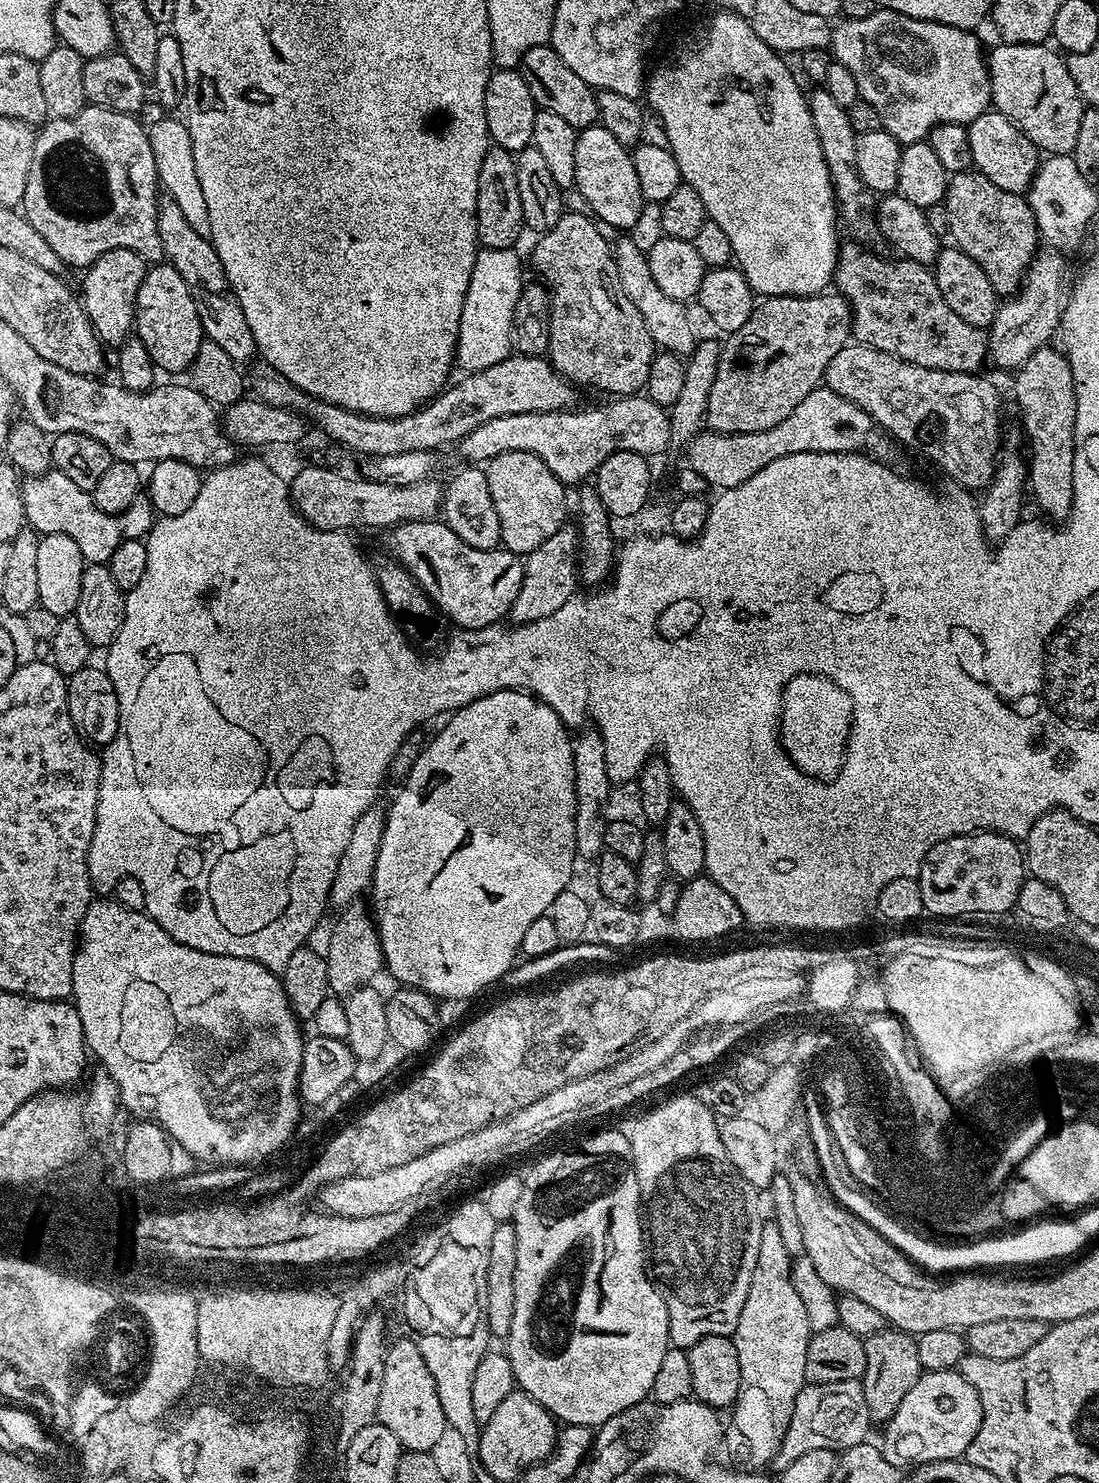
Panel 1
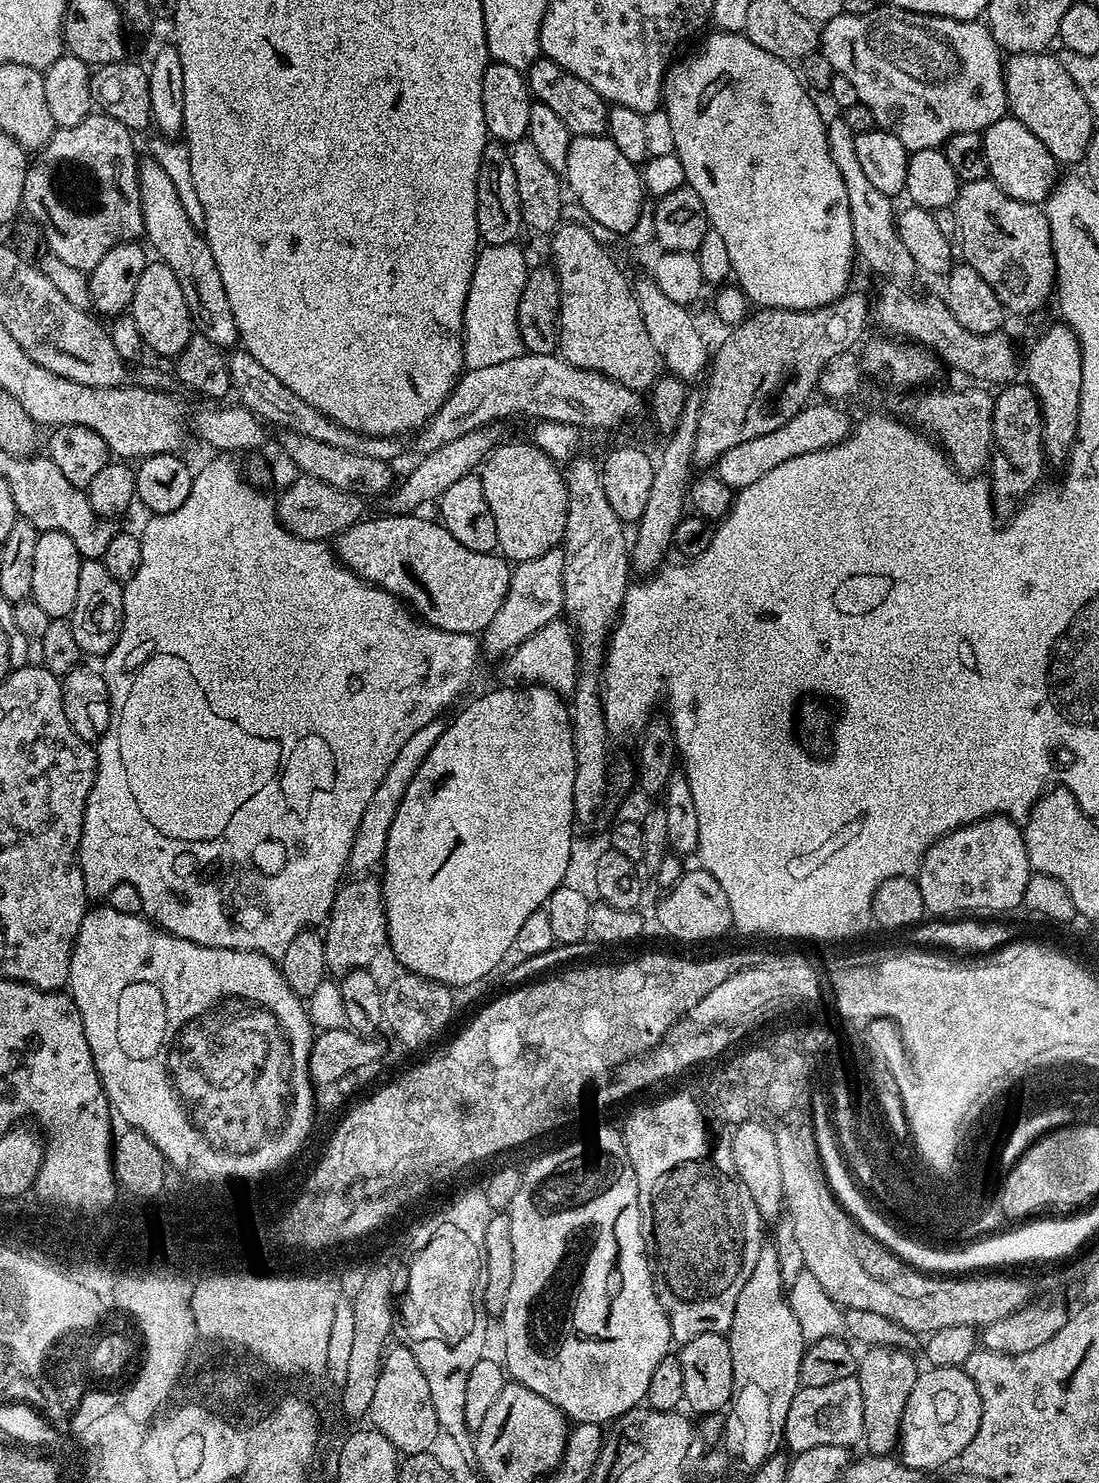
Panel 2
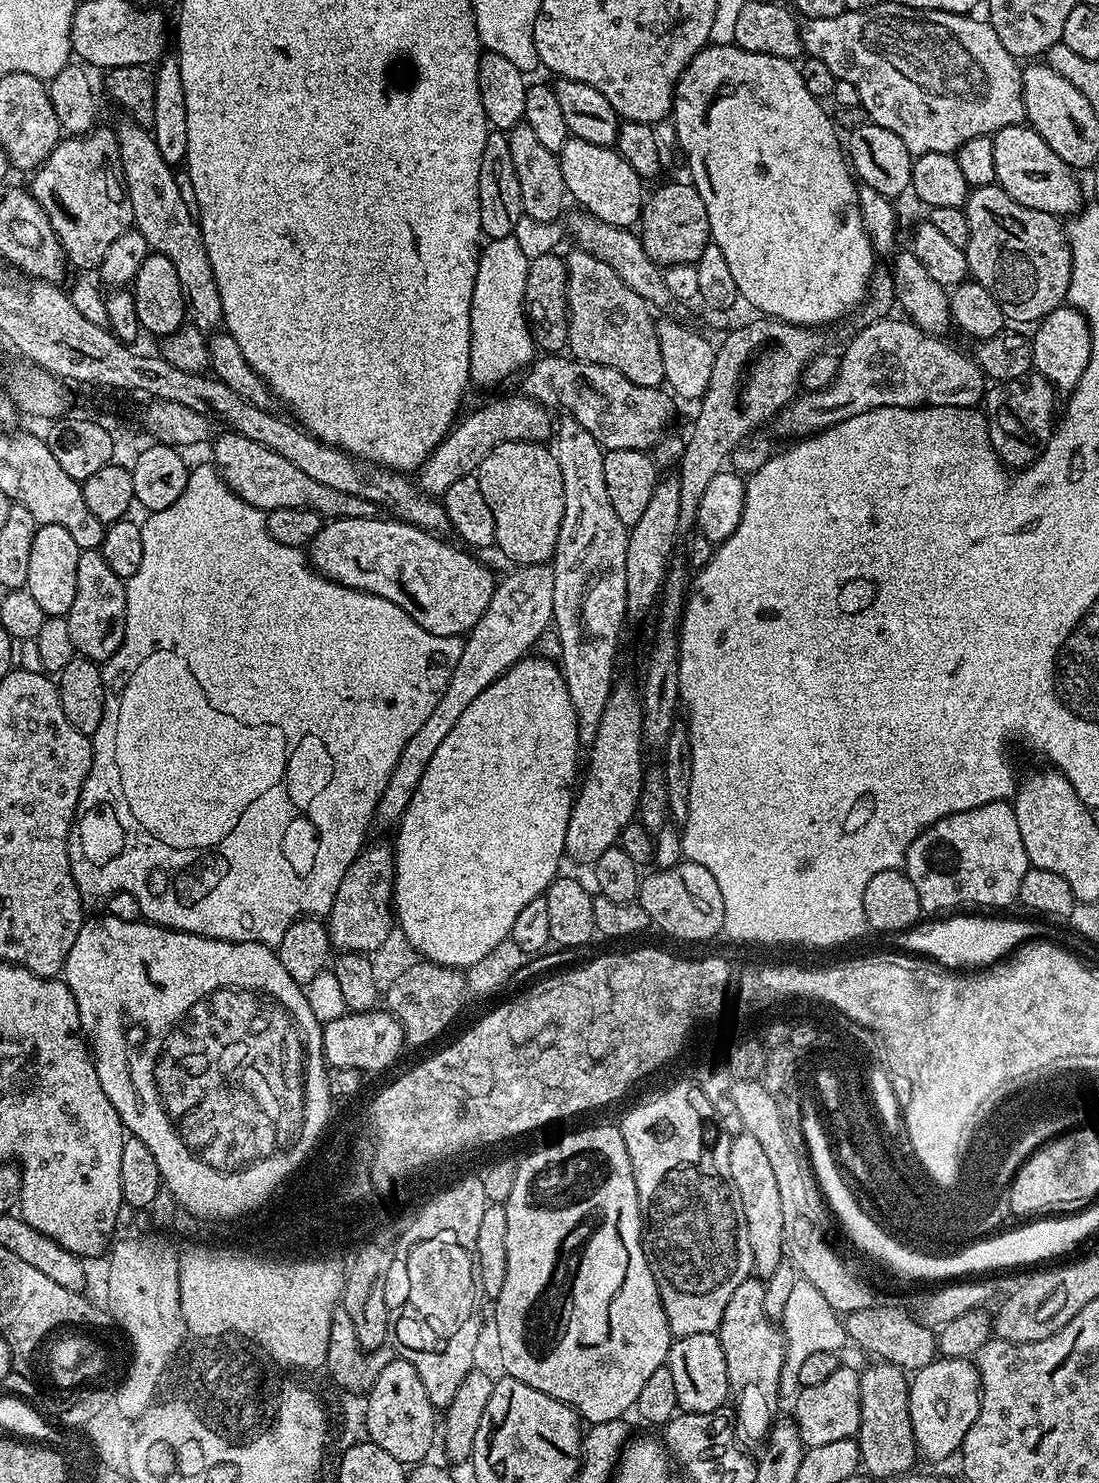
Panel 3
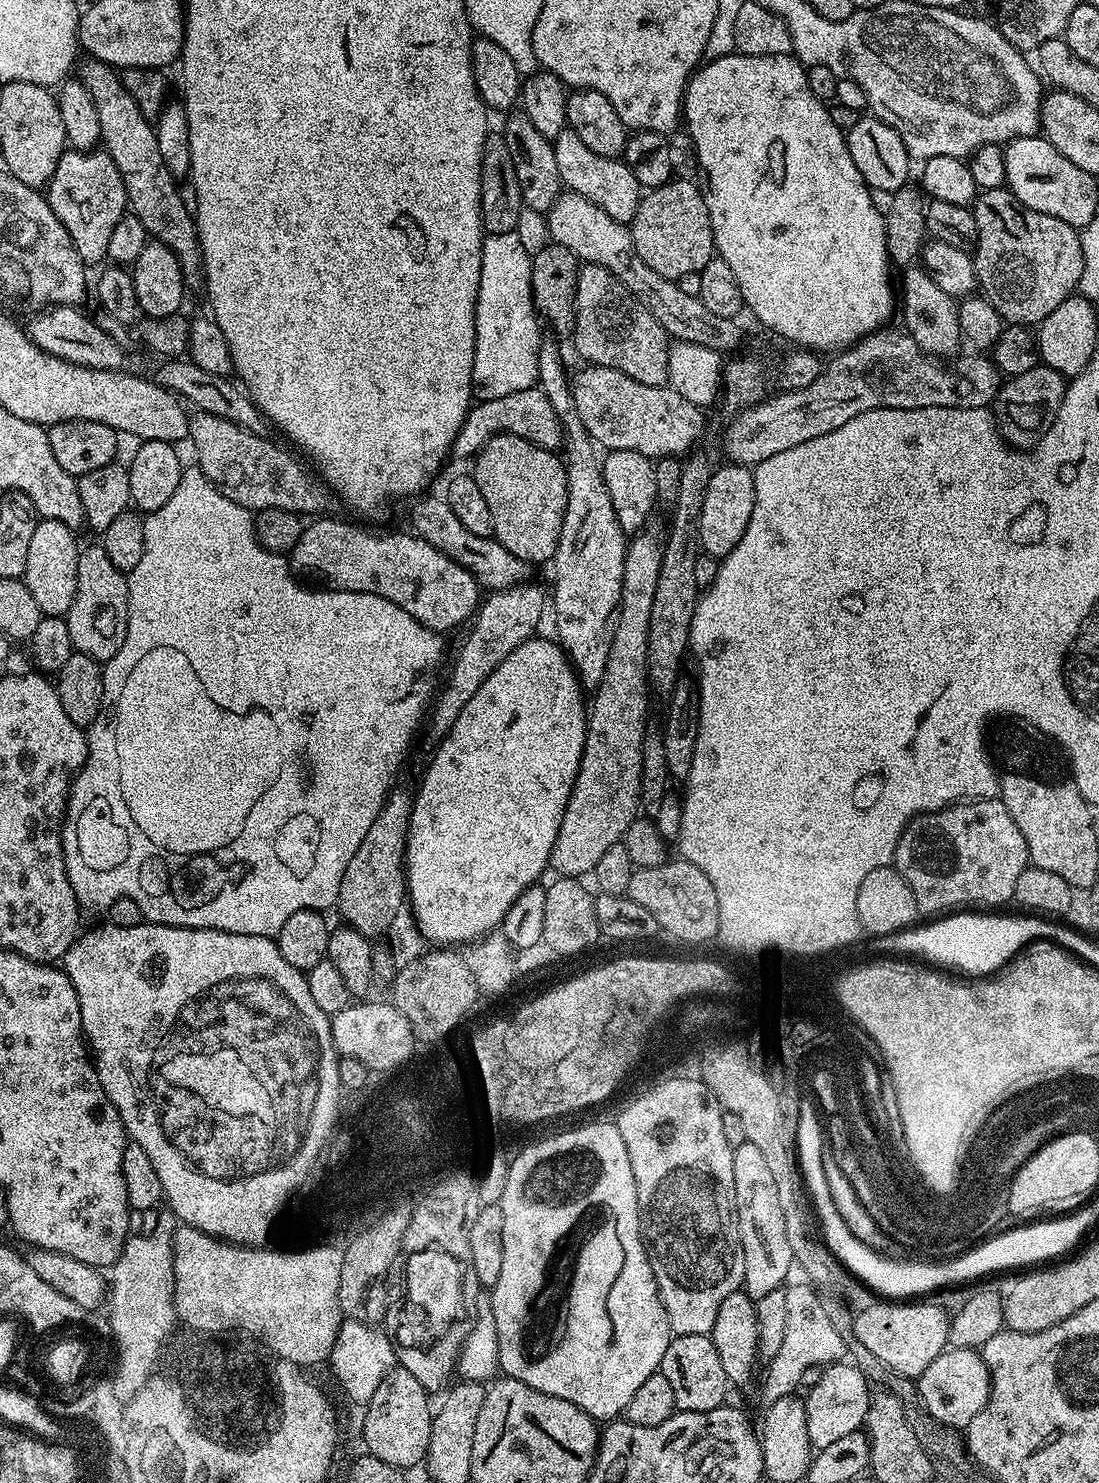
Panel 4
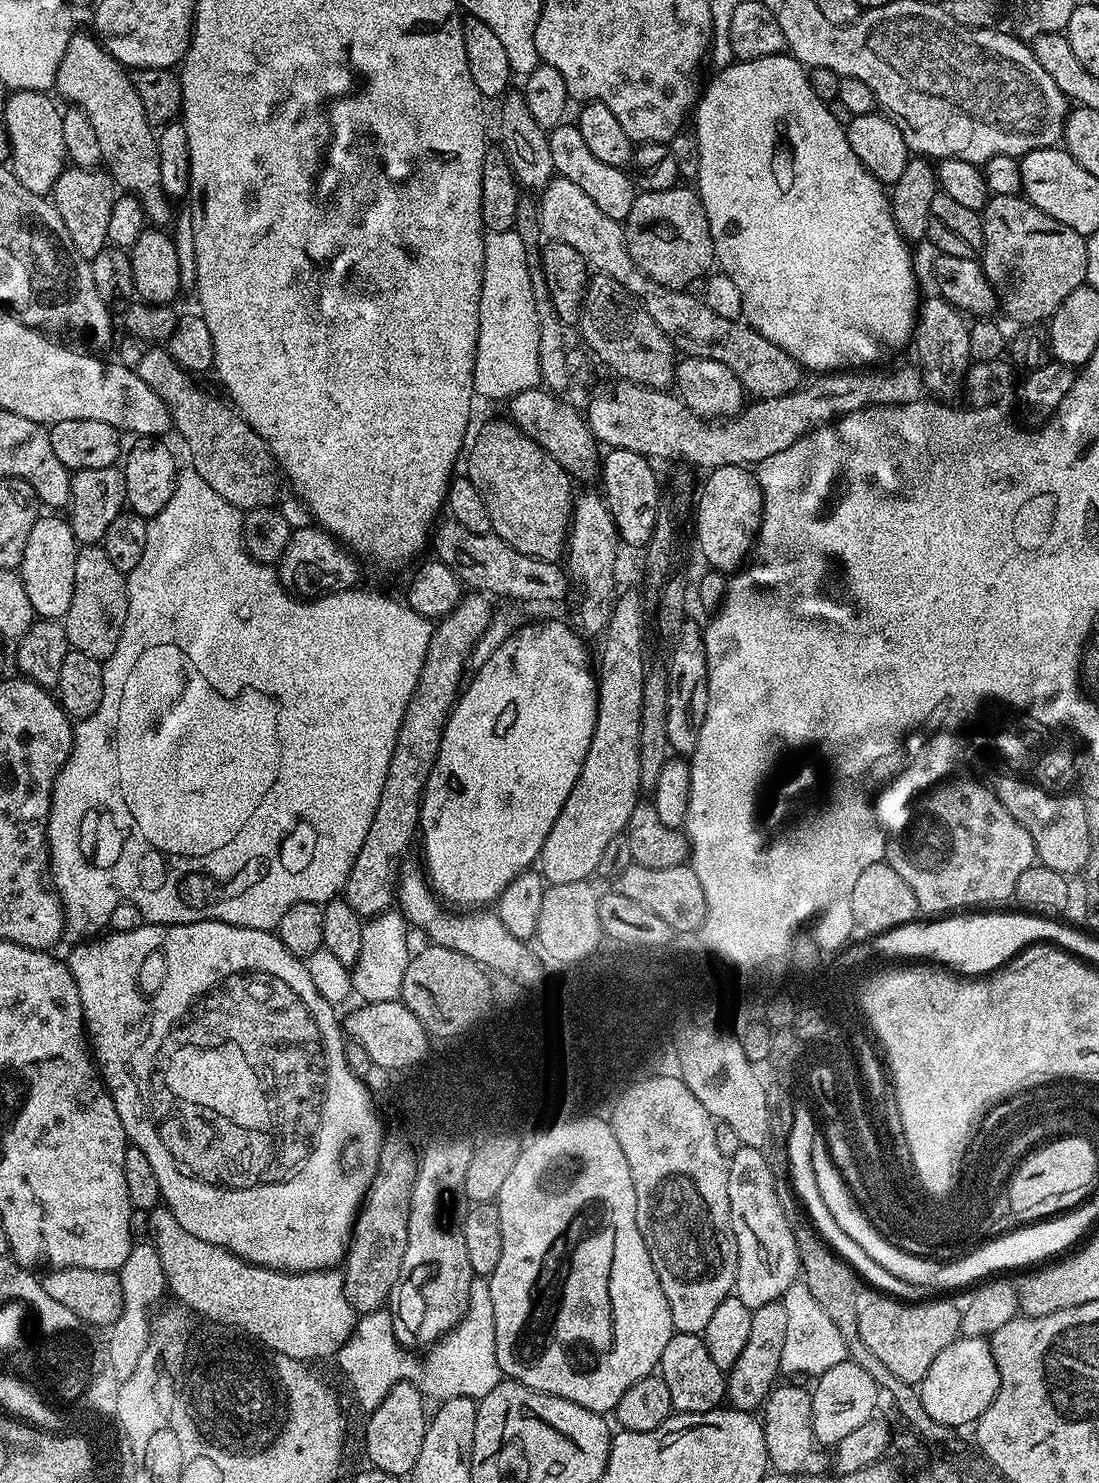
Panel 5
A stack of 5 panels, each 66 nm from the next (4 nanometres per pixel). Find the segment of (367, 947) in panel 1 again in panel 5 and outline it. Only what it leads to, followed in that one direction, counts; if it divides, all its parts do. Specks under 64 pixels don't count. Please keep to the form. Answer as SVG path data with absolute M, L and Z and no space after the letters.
M483 594L461 595L458 606L454 606L450 614L441 616L433 627L422 674L398 730L394 758L390 758L390 770L386 770L386 786L382 786L382 798L378 798L374 822L370 822L370 830L366 830L366 842L362 842L362 850L358 850L348 881L344 883L343 899L361 918L377 916L393 907L404 851L414 844L420 827L420 803L430 770L438 758L444 724L466 680L464 663L467 665L471 661L474 646L492 621L492 604L493 601Z

